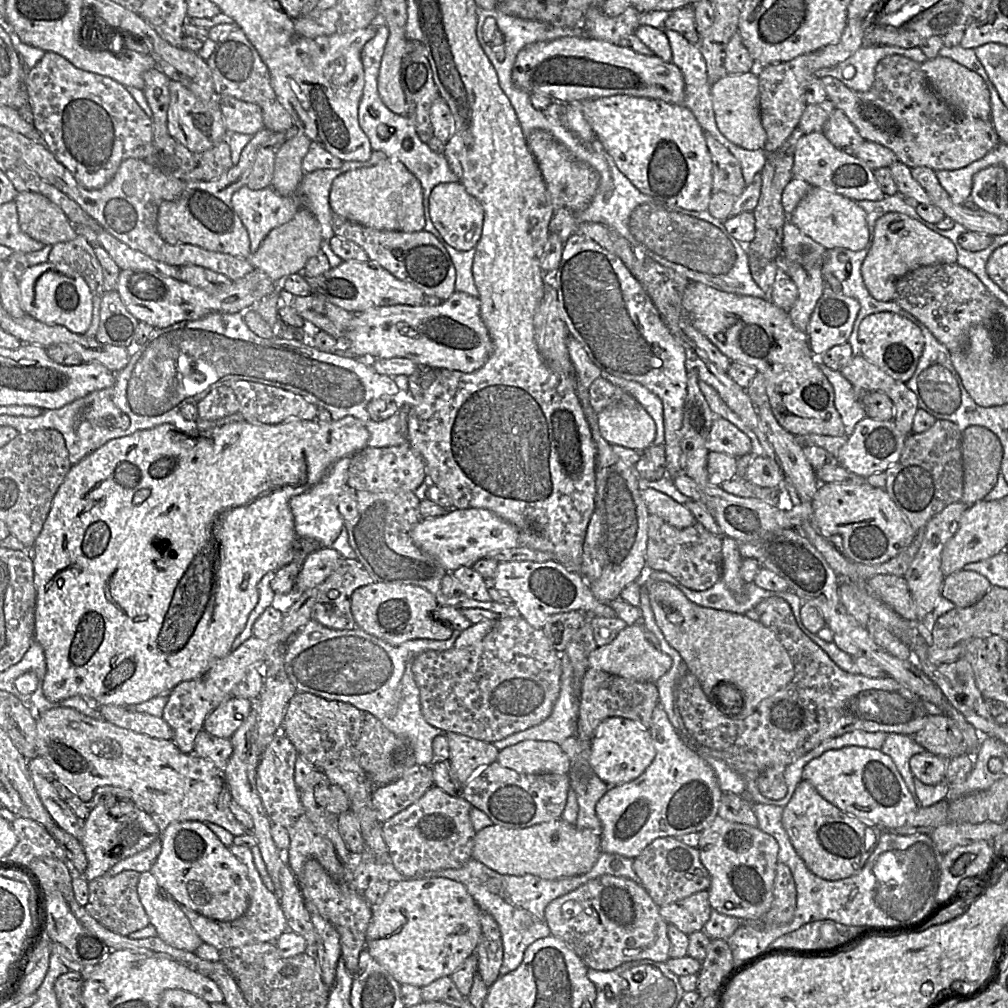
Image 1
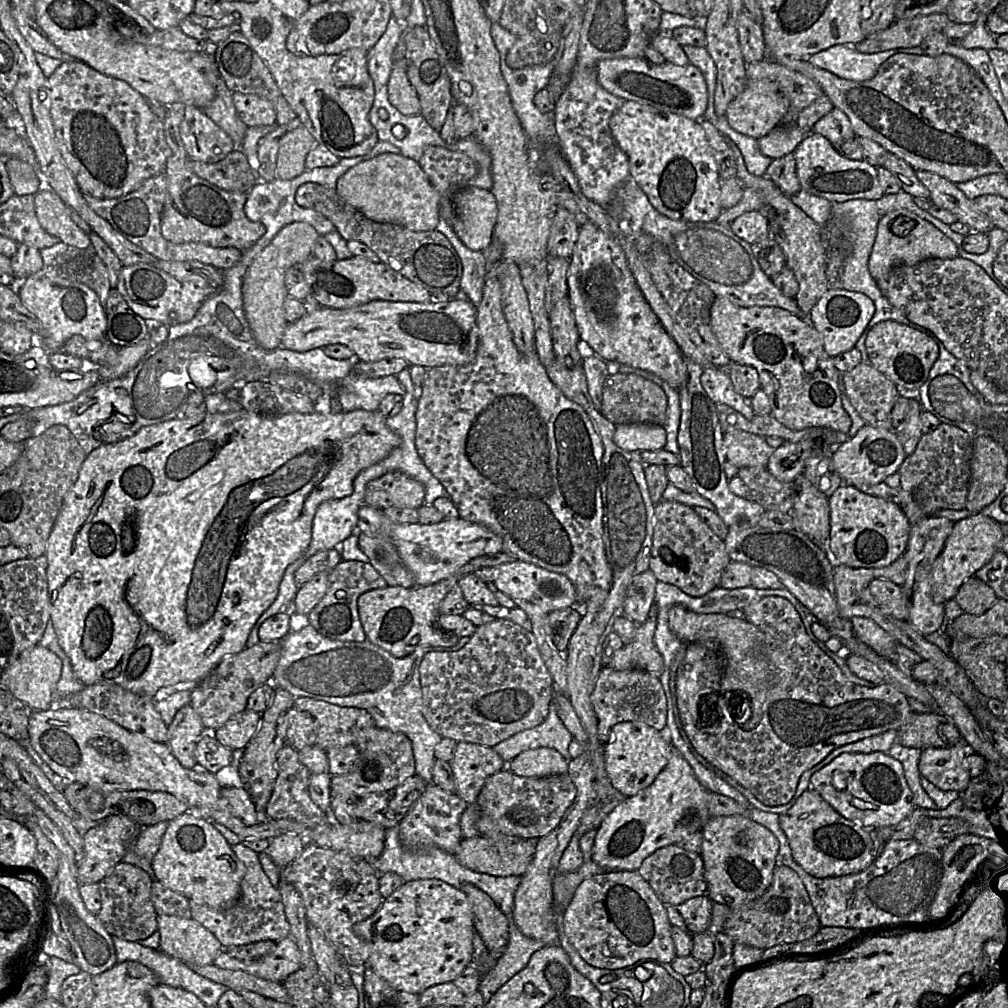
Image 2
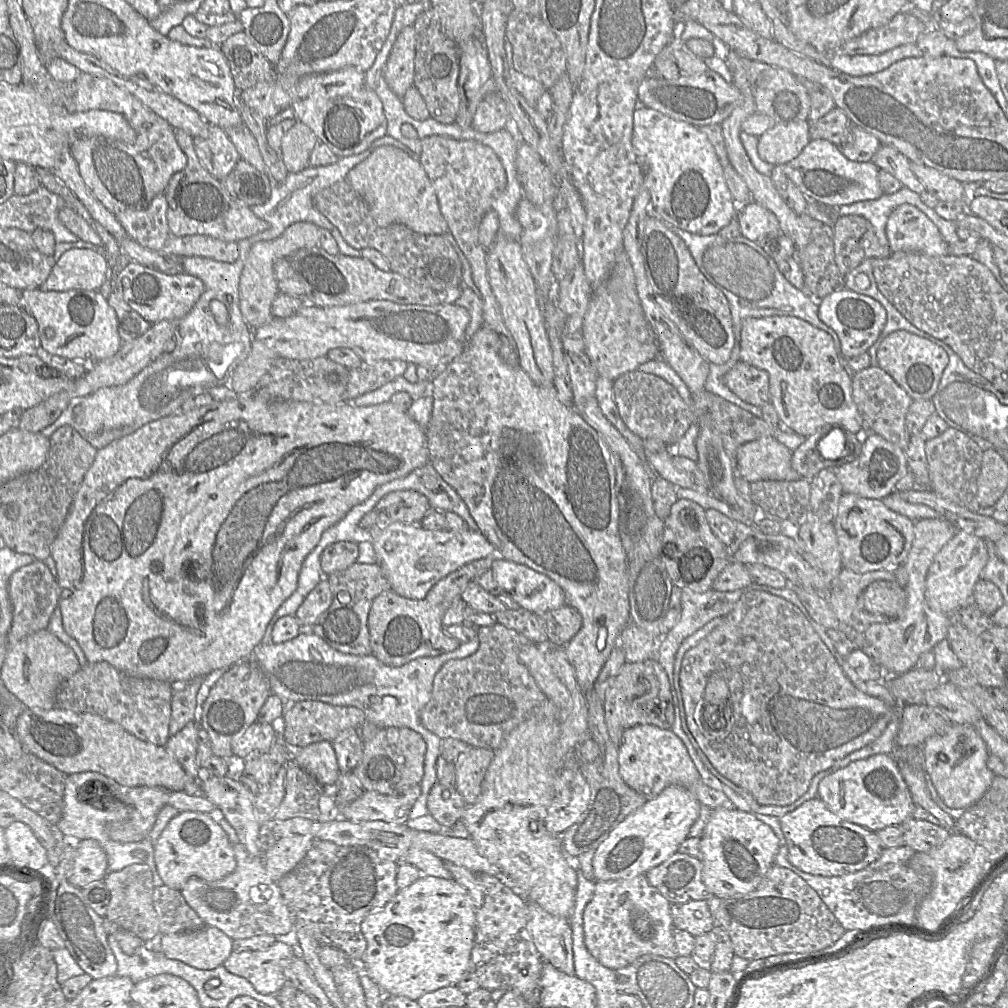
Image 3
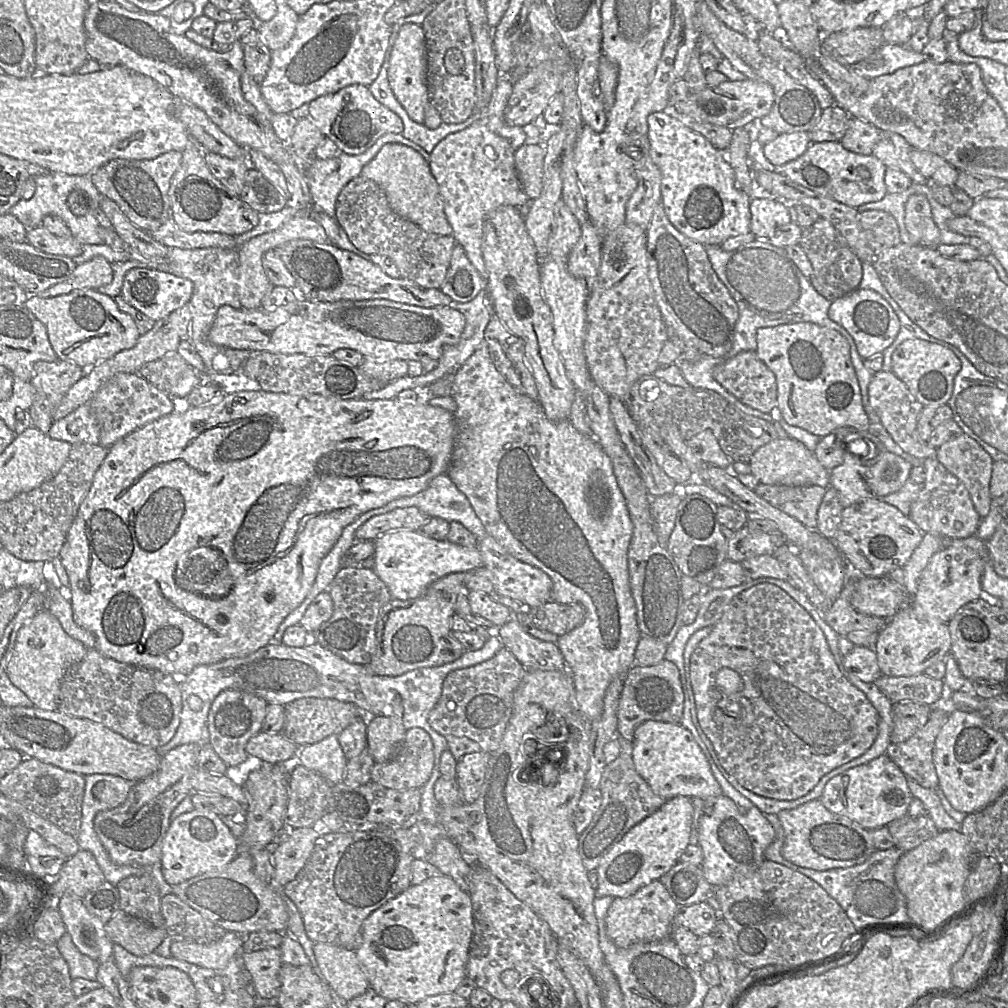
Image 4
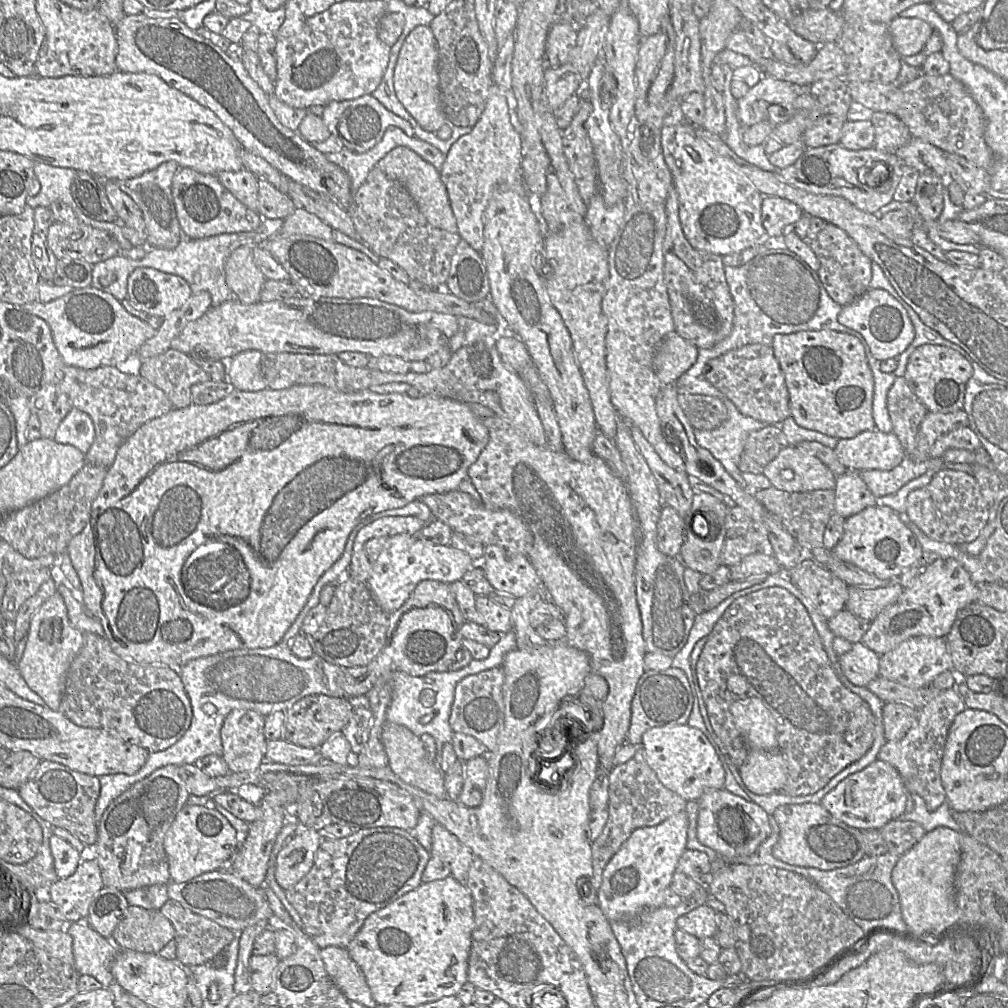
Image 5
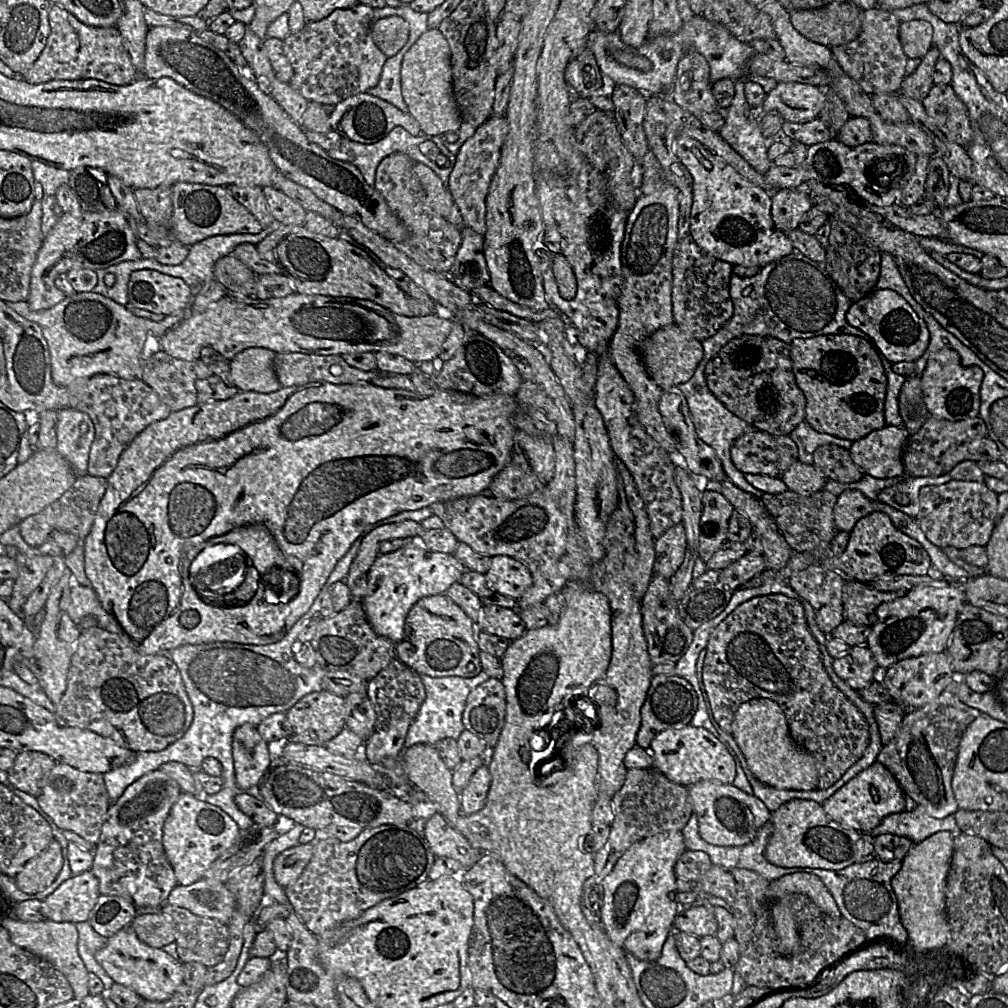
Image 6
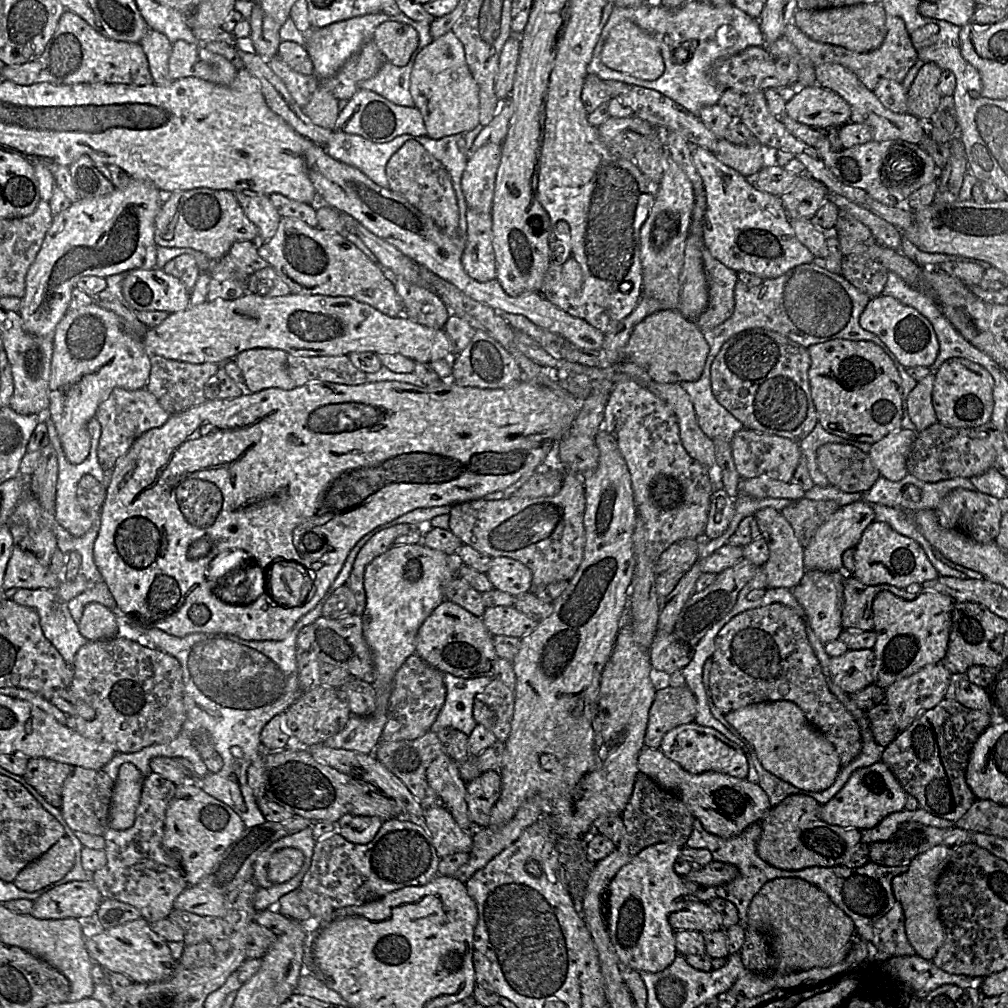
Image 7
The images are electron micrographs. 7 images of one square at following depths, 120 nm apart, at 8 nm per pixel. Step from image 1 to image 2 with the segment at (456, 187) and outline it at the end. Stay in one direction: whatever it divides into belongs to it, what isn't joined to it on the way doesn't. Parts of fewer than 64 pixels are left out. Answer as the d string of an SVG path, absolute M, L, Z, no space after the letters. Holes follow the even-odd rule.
M465 186L452 197L454 218L451 226L471 250L483 250L493 240L498 207L490 190Z

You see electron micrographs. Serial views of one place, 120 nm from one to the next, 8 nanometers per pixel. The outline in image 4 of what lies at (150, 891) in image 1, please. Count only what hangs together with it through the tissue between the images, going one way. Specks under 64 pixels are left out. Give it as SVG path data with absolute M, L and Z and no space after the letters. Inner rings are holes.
M227 931L218 941L201 944L188 941L173 941L171 956L178 960L210 969L224 968L233 957L242 951L242 936Z

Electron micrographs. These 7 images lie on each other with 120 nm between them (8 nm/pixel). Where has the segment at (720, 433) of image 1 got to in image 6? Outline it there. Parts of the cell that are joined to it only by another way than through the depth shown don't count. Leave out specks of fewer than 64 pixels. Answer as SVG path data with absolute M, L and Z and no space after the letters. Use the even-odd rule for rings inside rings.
M794 462L780 477L787 489L799 494L823 490L827 477L814 464Z

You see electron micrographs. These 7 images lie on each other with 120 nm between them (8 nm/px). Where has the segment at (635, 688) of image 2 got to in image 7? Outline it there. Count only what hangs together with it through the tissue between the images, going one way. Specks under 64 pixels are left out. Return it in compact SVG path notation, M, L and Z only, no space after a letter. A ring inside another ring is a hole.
M658 682L653 703L649 709L644 745L659 749L664 735L671 729L694 721L697 700L687 686L673 687Z

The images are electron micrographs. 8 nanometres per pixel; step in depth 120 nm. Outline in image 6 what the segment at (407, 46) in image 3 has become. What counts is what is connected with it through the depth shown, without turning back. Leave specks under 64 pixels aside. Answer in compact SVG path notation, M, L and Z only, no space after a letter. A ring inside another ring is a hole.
M438 29L424 32L404 55L401 92L409 114L416 119L425 135L436 136L459 130L462 119L453 95L450 46Z

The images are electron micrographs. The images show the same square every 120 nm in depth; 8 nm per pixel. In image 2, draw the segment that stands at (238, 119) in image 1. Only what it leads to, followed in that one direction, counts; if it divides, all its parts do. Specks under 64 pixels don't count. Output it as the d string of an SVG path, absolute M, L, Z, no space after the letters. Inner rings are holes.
M233 93L232 101L239 118L248 128L276 123L275 107L264 98L253 94Z

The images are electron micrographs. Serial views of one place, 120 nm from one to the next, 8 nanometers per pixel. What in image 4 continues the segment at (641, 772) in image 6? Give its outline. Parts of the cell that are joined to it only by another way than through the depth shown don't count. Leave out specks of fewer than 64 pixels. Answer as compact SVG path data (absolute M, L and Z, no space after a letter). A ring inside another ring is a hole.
M618 734L614 740L620 748L618 757L608 763L602 773L599 790L602 800L590 824L578 835L578 851L587 871L597 870L605 855L635 825L656 812L666 799L655 794L649 784L637 773L633 758L632 742Z

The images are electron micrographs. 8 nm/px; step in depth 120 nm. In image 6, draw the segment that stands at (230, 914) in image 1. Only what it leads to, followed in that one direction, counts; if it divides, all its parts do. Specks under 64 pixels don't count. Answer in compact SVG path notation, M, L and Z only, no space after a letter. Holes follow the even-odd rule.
M182 792L165 820L163 847L178 885L189 886L203 878L212 863L237 839L237 823L219 807L202 801L198 795Z

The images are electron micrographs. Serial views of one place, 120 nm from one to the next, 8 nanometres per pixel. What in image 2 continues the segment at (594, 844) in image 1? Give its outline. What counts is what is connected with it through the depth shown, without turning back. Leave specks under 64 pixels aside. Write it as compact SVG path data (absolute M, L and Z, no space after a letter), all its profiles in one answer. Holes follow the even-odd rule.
M484 836L463 838L454 854L459 863L493 876L523 875L532 861L539 838L521 838L514 855L500 855Z

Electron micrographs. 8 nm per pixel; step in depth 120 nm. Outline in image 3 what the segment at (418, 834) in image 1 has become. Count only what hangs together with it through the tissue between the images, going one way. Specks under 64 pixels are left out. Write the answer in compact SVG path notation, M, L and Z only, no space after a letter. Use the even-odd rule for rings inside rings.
M439 782L432 786L427 799L428 812L444 828L449 829L460 821L466 807L455 786L445 786Z

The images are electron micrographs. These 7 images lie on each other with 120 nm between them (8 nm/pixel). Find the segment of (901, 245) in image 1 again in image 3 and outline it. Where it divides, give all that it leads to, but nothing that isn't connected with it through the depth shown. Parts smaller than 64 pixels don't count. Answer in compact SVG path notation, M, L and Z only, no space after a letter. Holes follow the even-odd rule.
M902 204L893 210L887 220L885 233L892 252L948 255L949 244L938 227L926 214L911 204Z

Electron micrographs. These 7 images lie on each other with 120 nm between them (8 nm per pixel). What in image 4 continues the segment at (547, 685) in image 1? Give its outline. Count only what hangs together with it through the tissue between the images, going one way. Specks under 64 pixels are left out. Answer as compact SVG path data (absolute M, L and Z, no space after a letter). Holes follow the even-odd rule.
M506 647L487 661L451 671L444 679L441 696L428 716L430 726L442 736L467 737L478 743L482 751L494 752L512 715L514 693L526 672Z

